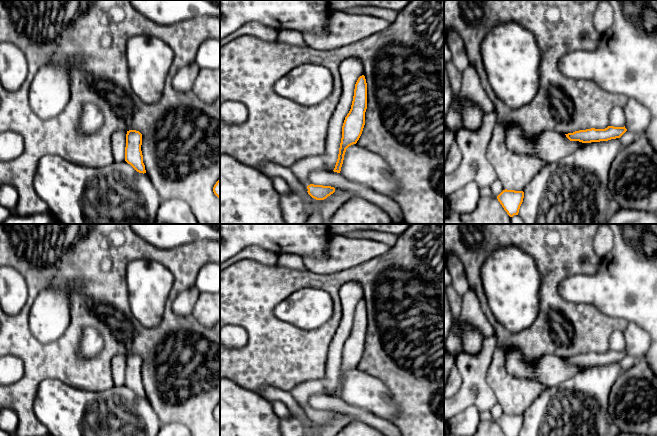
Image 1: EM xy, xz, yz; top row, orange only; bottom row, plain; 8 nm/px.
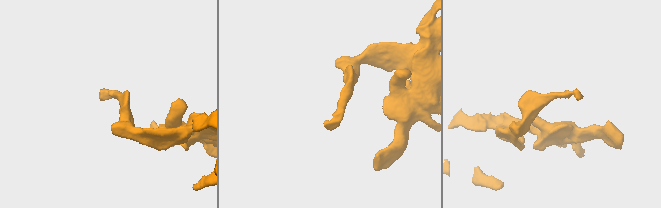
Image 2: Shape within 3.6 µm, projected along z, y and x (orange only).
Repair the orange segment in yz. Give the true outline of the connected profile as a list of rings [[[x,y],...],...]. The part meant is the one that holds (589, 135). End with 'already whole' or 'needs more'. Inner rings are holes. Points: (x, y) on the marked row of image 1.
[[[608,126],[605,129],[586,129],[579,130],[573,133],[565,134],[570,141],[579,141],[582,143],[608,141],[611,139],[620,138],[627,129],[624,127]]]; already whole

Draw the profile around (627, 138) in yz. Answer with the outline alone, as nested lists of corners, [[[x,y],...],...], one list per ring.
[[[626,131],[620,138],[619,138],[619,141],[620,141],[620,144],[622,147],[626,147],[628,145],[630,145],[634,139],[635,139],[635,135],[629,131]]]

